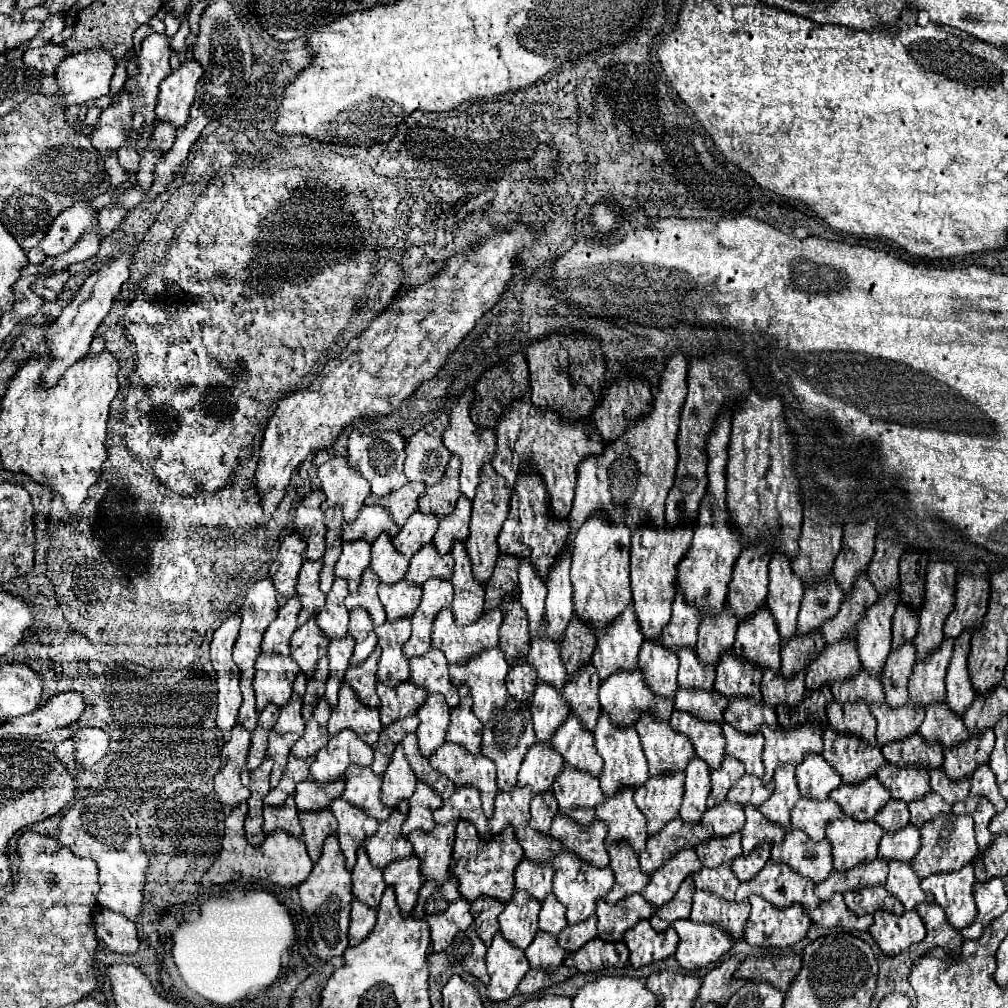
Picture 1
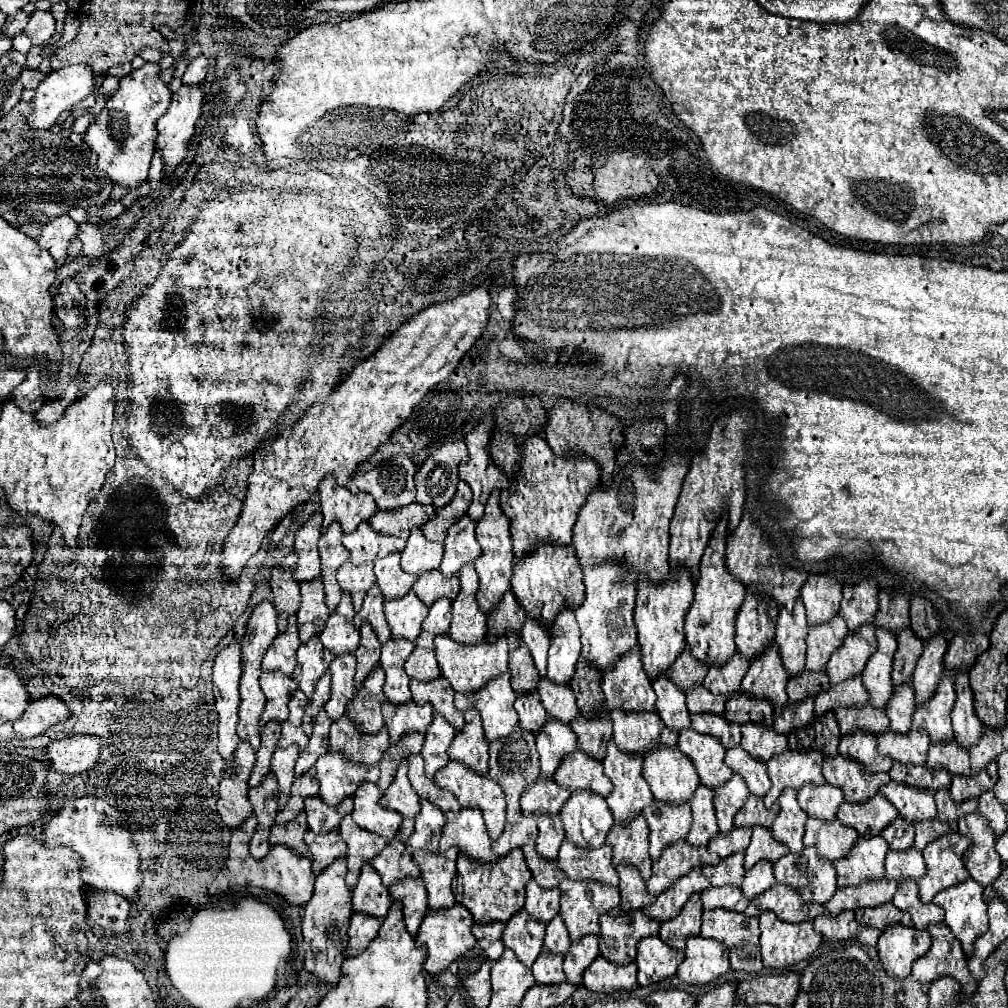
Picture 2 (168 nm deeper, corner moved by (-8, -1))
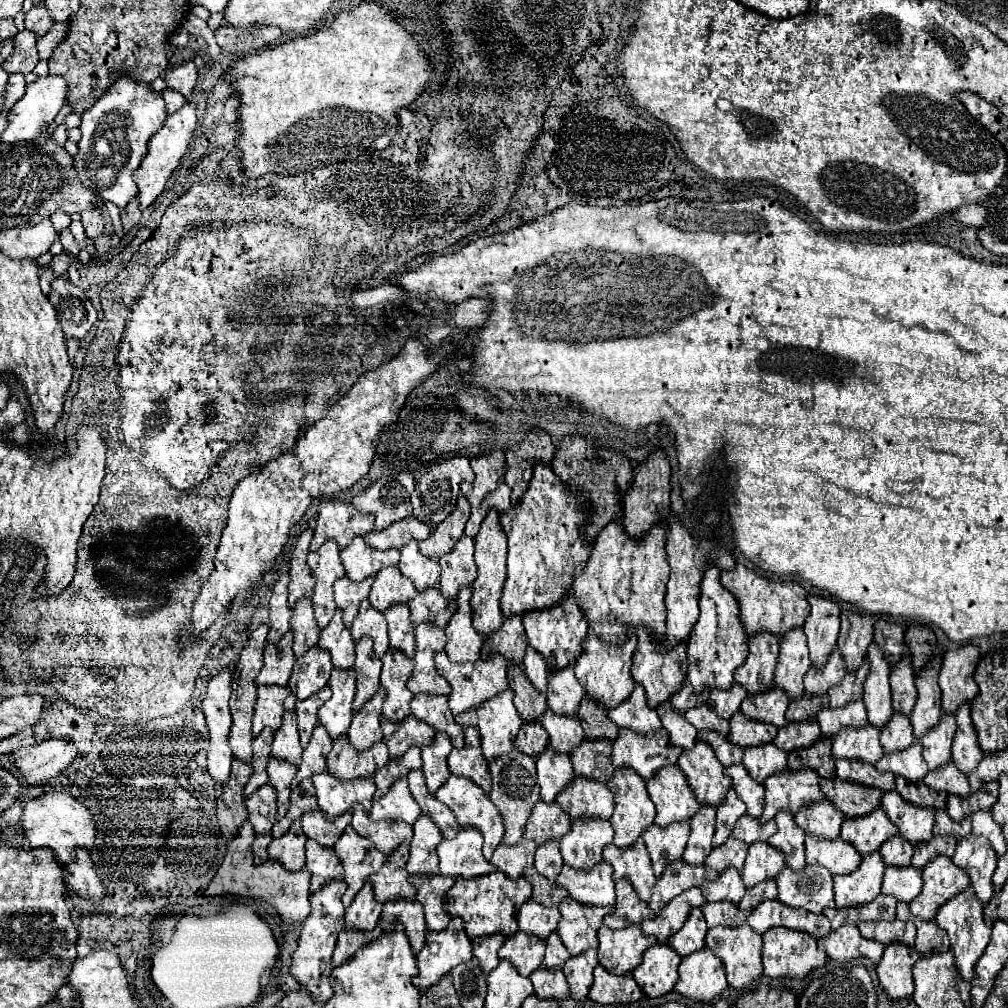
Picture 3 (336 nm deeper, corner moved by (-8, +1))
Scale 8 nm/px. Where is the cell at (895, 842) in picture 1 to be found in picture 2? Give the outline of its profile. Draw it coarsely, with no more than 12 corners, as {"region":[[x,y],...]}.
{"region":[[919,850],[887,852],[885,878],[901,884],[925,874]]}

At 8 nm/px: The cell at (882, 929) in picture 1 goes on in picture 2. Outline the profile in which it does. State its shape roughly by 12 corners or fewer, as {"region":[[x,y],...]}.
{"region":[[893,926],[879,938],[891,978],[907,978],[931,946],[929,932]]}

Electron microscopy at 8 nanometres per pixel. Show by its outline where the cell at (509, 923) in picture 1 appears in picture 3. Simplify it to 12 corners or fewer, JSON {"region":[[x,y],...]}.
{"region":[[517,932],[499,948],[501,960],[529,976],[543,964],[545,942]]}

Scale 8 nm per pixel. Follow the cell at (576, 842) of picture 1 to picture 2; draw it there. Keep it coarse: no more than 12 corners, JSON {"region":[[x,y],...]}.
{"region":[[565,840],[557,866],[571,880],[619,888],[609,844],[581,850]]}

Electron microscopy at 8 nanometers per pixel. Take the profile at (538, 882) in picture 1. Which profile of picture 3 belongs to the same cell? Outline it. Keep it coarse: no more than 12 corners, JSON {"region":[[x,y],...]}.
{"region":[[527,900],[519,930],[545,940],[559,922],[557,906]]}

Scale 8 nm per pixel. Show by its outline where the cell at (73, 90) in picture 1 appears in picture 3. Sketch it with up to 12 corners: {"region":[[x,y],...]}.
{"region":[[63,76],[27,84],[3,144],[35,140],[67,100]]}

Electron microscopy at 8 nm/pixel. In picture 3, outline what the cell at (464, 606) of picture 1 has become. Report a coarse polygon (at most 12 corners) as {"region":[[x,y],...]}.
{"region":[[471,588],[457,594],[445,634],[453,662],[479,660],[483,636],[473,628]]}

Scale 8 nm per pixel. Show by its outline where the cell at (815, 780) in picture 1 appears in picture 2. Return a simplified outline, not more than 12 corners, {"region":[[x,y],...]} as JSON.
{"region":[[805,786],[797,802],[807,816],[833,822],[843,792]]}

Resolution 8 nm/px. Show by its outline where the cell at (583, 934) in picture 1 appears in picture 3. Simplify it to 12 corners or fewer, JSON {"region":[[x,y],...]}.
{"region":[[597,950],[571,956],[563,974],[571,996],[587,998]]}

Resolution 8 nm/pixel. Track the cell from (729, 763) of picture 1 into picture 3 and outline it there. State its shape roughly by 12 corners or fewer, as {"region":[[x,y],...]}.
{"region":[[731,788],[717,808],[713,846],[731,836],[745,804]]}

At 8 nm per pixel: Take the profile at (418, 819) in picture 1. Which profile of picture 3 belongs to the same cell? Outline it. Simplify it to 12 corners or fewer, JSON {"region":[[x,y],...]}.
{"region":[[425,814],[413,824],[409,874],[439,870],[441,832]]}

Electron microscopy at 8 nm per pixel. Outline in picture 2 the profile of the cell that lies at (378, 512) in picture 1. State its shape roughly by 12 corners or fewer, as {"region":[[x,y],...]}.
{"region":[[361,524],[343,536],[351,564],[375,562],[401,552],[405,540],[381,536]]}

